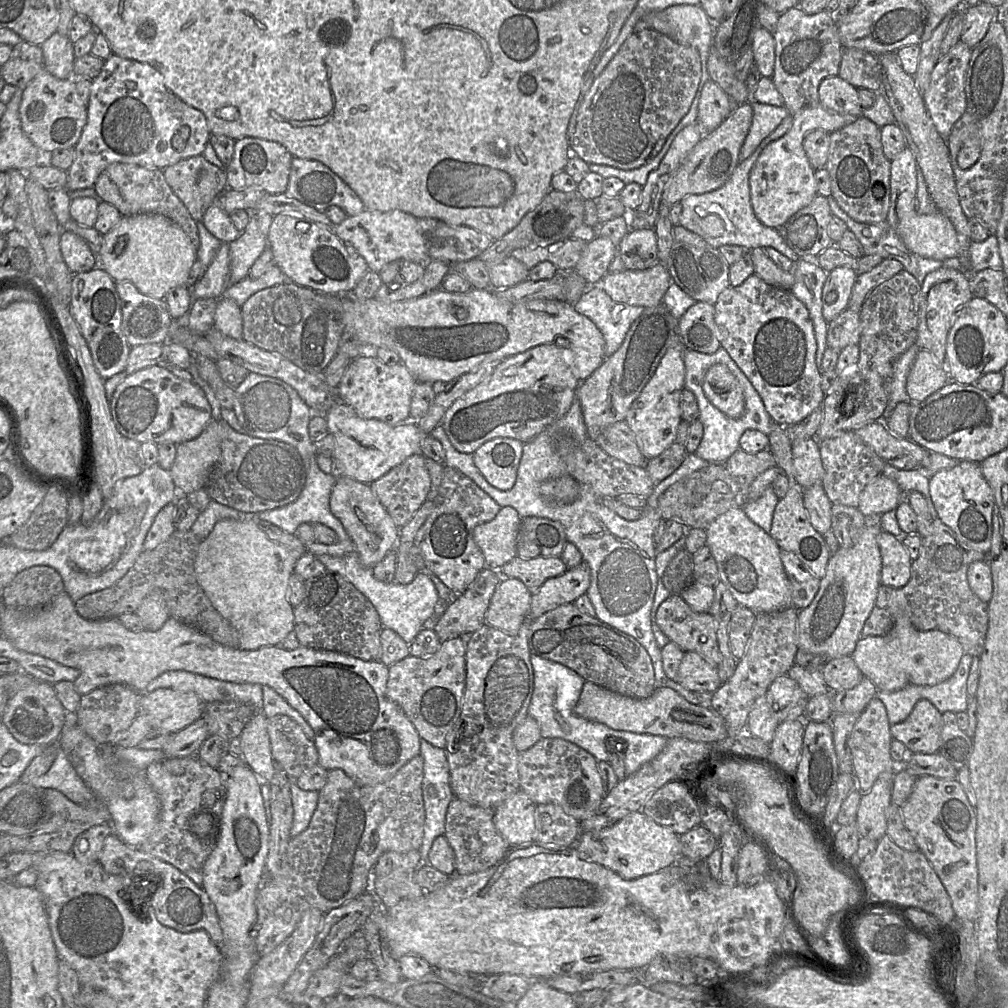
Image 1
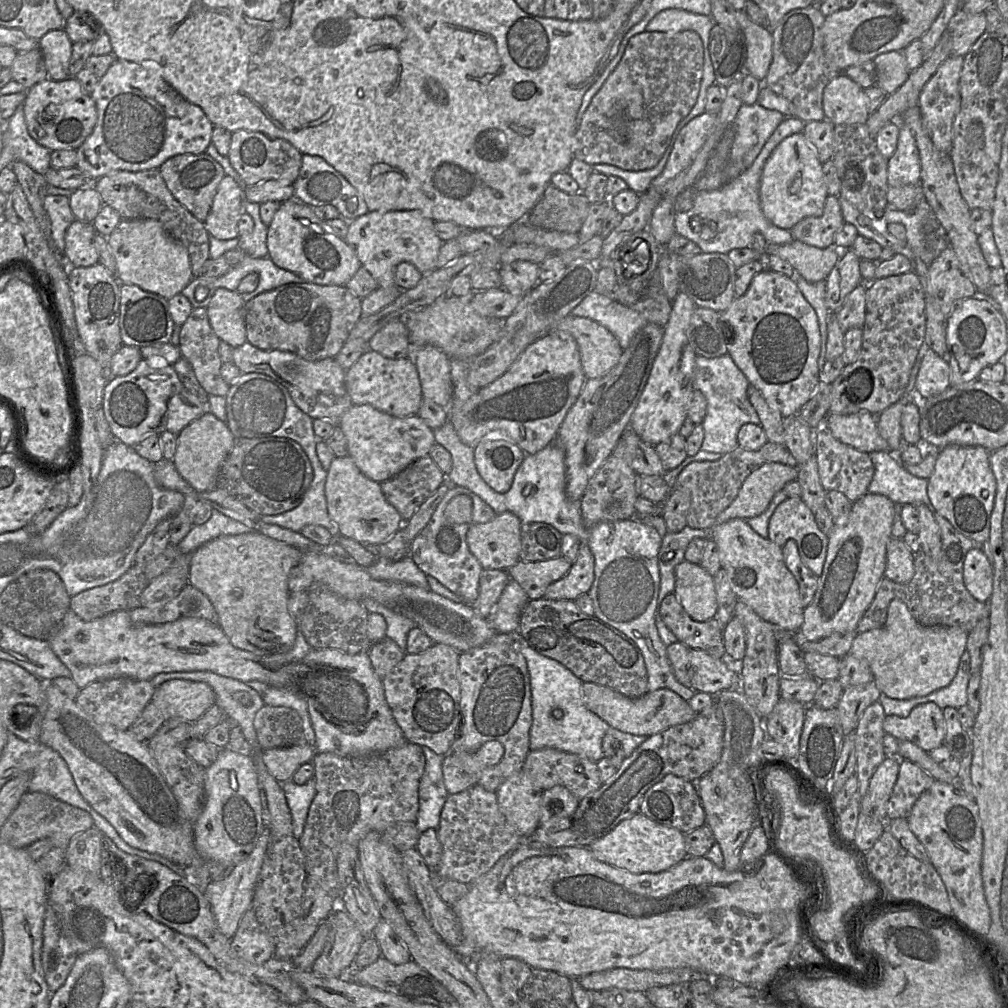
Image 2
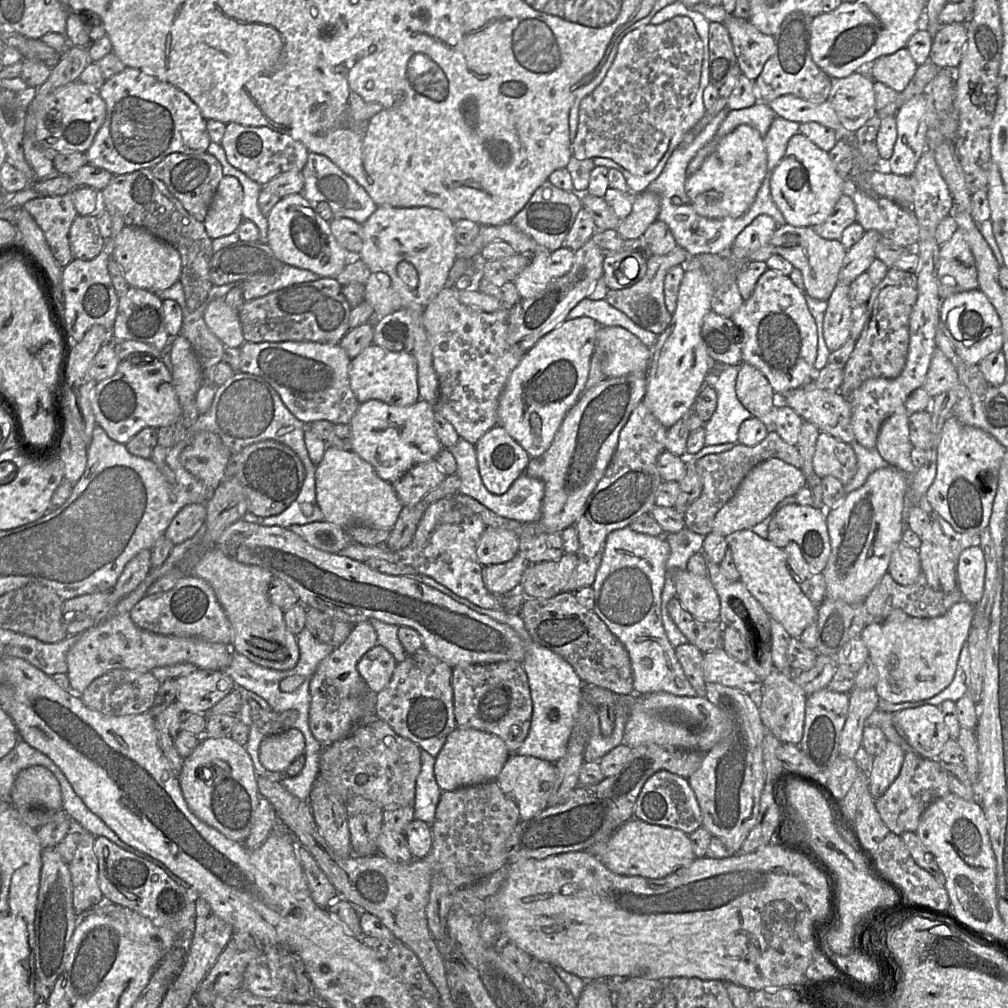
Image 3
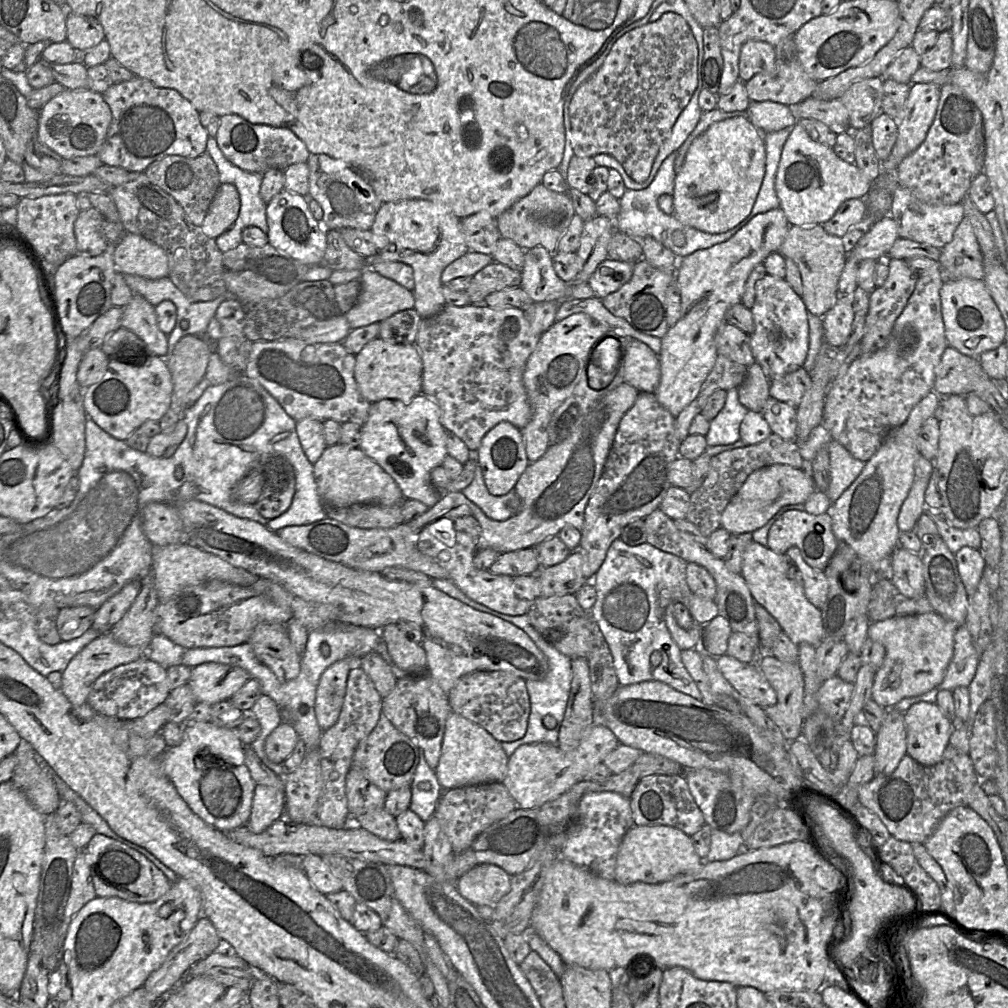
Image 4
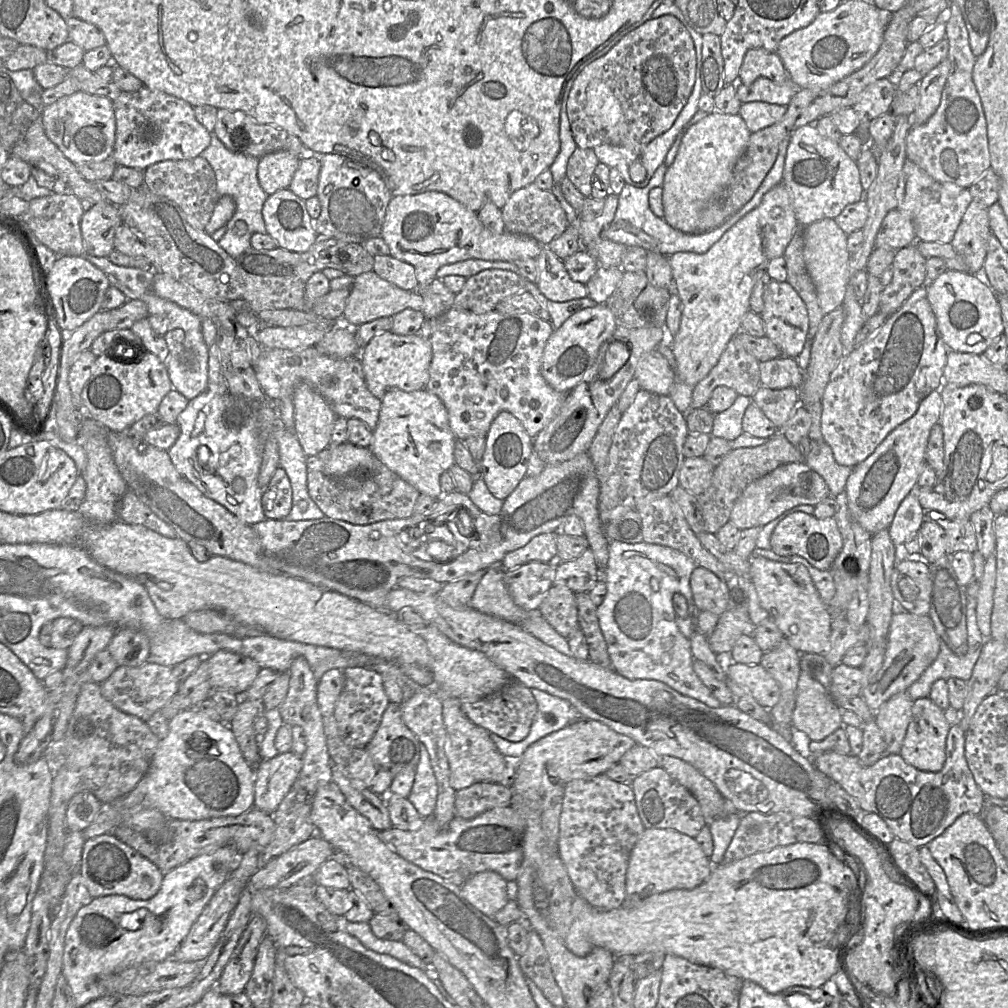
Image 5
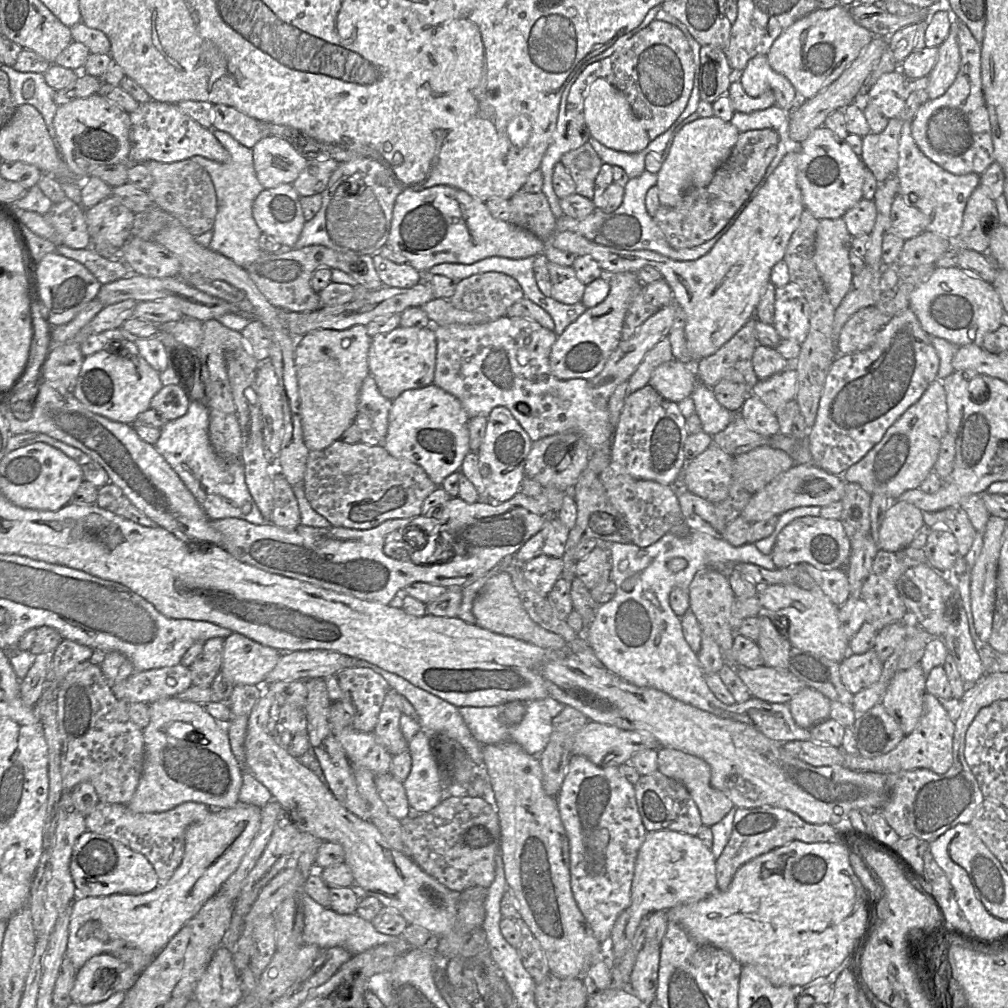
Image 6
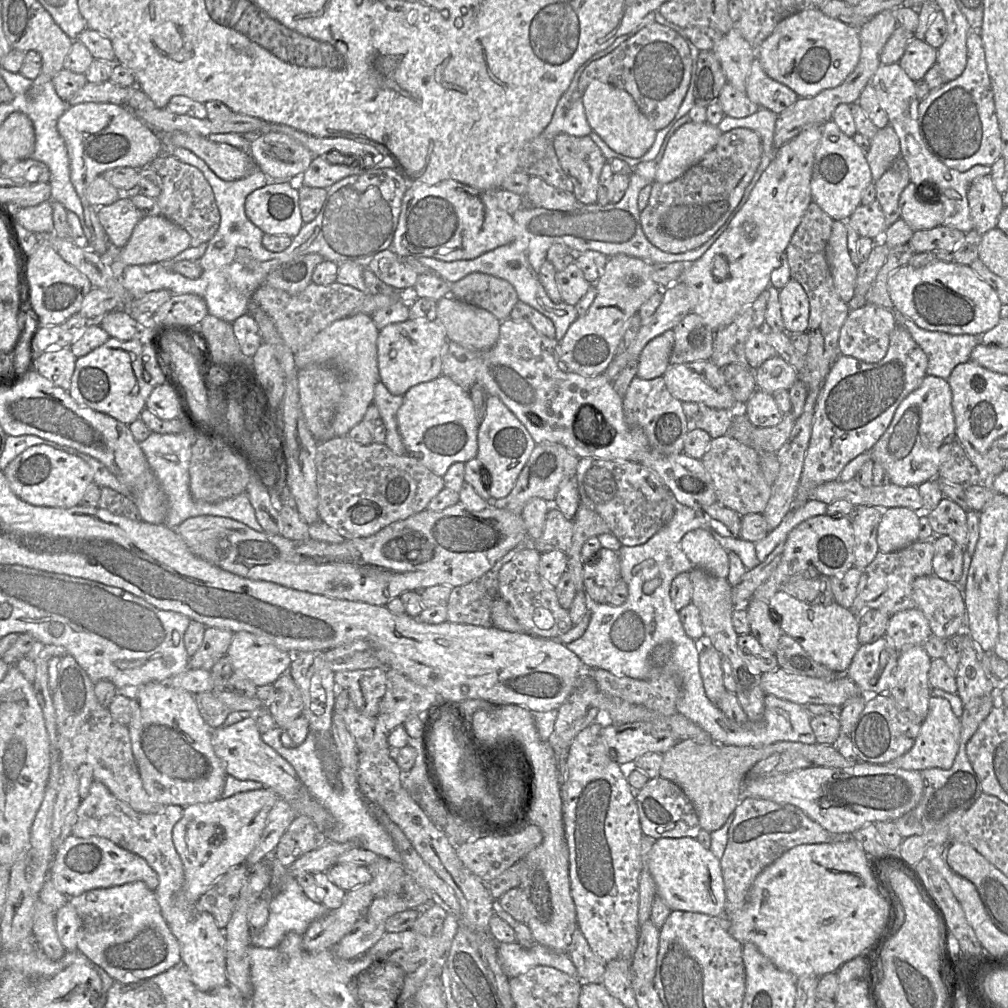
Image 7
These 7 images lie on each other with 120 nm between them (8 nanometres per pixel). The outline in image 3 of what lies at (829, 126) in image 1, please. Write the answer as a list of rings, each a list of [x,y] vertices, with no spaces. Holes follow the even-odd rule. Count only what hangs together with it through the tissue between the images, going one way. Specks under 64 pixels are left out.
[[[800,132],[790,138],[782,160],[770,180],[771,196],[787,224],[812,227],[822,224],[847,190],[847,182],[835,170],[828,152]]]

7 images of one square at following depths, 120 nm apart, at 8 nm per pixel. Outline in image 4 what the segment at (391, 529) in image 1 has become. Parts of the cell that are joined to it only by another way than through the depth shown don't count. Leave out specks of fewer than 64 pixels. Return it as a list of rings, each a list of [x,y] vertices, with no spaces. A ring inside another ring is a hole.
[[[341,443],[327,446],[313,464],[313,475],[324,507],[343,508],[353,504],[391,506],[405,499],[393,478],[360,447]]]

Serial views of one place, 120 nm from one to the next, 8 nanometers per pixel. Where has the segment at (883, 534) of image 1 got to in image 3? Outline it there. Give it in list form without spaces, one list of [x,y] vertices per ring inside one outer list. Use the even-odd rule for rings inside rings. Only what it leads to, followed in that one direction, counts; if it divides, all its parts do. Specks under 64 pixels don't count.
[[[900,541],[891,555],[888,566],[890,576],[897,584],[908,586],[916,582],[921,571],[918,550]]]

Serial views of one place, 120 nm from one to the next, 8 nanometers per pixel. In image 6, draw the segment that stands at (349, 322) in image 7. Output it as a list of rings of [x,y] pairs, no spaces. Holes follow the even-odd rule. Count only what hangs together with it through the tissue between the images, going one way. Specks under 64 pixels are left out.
[[[366,325],[347,329],[318,329],[299,338],[295,367],[300,397],[303,439],[309,451],[322,450],[340,440],[358,414],[359,392],[369,375],[368,353],[372,341]]]

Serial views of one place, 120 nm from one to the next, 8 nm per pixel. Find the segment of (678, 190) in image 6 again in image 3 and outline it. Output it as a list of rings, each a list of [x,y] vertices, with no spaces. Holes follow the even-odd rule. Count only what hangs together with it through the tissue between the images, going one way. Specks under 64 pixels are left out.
[[[739,125],[719,139],[714,151],[701,167],[686,179],[685,191],[689,203],[703,217],[738,218],[745,214],[756,199],[767,174],[767,152],[764,138],[749,125]]]

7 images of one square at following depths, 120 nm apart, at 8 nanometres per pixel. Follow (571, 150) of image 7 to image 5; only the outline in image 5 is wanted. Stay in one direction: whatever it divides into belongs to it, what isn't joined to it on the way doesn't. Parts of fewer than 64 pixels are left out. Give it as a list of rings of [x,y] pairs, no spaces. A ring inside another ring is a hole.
[[[577,147],[567,164],[567,177],[585,197],[591,196],[592,178],[599,160],[592,148]]]

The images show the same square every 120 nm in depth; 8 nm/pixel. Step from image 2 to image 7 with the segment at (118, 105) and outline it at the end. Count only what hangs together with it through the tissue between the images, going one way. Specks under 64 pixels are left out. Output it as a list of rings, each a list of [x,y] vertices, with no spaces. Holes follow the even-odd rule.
[[[173,132],[159,133],[163,153],[170,153],[173,148],[190,150],[224,181],[242,179],[253,172],[256,163],[250,153],[226,143],[216,143],[207,137],[194,133]]]

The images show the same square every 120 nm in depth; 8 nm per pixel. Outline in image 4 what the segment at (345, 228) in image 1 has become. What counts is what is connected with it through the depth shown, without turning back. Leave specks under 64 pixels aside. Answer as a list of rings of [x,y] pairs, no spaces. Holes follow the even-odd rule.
[[[422,199],[382,203],[370,229],[374,235],[378,257],[382,261],[402,262],[413,270],[414,309],[421,318],[439,313],[445,306],[441,274],[454,260],[469,249],[461,227],[461,219],[449,208]]]

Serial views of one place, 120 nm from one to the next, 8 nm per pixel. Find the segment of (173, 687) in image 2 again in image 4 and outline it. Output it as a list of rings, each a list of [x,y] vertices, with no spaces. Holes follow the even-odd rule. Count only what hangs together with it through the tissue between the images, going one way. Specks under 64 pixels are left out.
[[[205,662],[191,668],[188,684],[197,703],[213,705],[229,700],[249,679],[249,673],[238,666]]]

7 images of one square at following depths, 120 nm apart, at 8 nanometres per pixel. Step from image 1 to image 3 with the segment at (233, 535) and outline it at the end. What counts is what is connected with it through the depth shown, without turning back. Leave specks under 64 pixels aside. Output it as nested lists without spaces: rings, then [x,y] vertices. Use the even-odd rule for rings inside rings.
[[[213,547],[207,550],[192,568],[193,575],[206,580],[213,588],[232,626],[231,648],[245,655],[254,663],[276,670],[290,670],[299,660],[297,636],[286,627],[284,613],[281,608],[272,604],[268,597],[268,589],[274,577],[267,569],[256,565],[240,563],[229,558],[221,549]]]

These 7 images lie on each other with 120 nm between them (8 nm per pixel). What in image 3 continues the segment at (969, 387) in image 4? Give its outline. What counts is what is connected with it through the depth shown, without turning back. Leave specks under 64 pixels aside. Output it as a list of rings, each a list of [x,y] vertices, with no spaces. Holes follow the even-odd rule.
[[[937,347],[934,351],[923,388],[934,398],[958,385],[961,385],[961,383],[955,367]]]

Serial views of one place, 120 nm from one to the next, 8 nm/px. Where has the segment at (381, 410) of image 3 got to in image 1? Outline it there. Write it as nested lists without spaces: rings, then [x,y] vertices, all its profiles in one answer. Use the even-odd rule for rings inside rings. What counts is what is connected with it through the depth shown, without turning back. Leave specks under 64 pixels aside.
[[[341,402],[325,414],[328,432],[335,438],[333,453],[334,469],[337,475],[344,475],[371,485],[393,467],[408,457],[421,453],[425,434],[413,420],[389,425],[378,419],[365,419],[357,415],[349,405]]]

